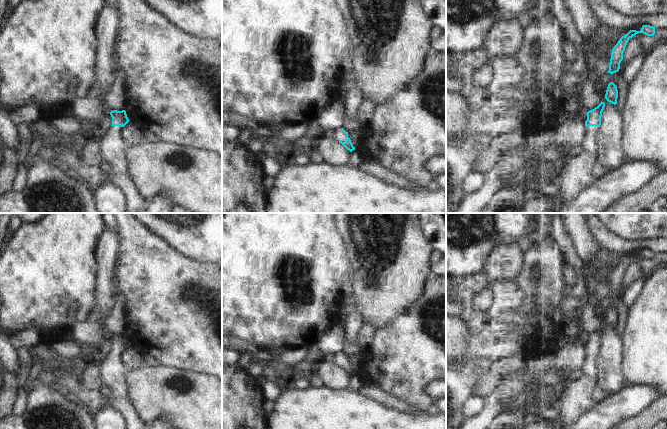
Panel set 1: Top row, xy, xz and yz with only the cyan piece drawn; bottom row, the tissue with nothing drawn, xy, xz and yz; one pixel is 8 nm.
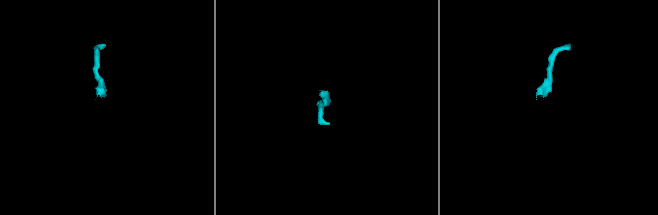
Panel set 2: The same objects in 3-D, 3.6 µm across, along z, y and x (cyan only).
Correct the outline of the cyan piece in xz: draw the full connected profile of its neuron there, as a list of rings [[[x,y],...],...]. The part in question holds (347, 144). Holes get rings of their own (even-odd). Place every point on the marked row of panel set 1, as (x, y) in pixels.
[[[343,128],[337,129],[333,133],[333,138],[341,143],[347,150],[352,152],[355,150],[350,138],[348,137],[348,132],[346,132]]]

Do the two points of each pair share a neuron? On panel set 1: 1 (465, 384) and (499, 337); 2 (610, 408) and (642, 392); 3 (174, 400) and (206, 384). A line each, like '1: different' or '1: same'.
1: same
2: same
3: same

